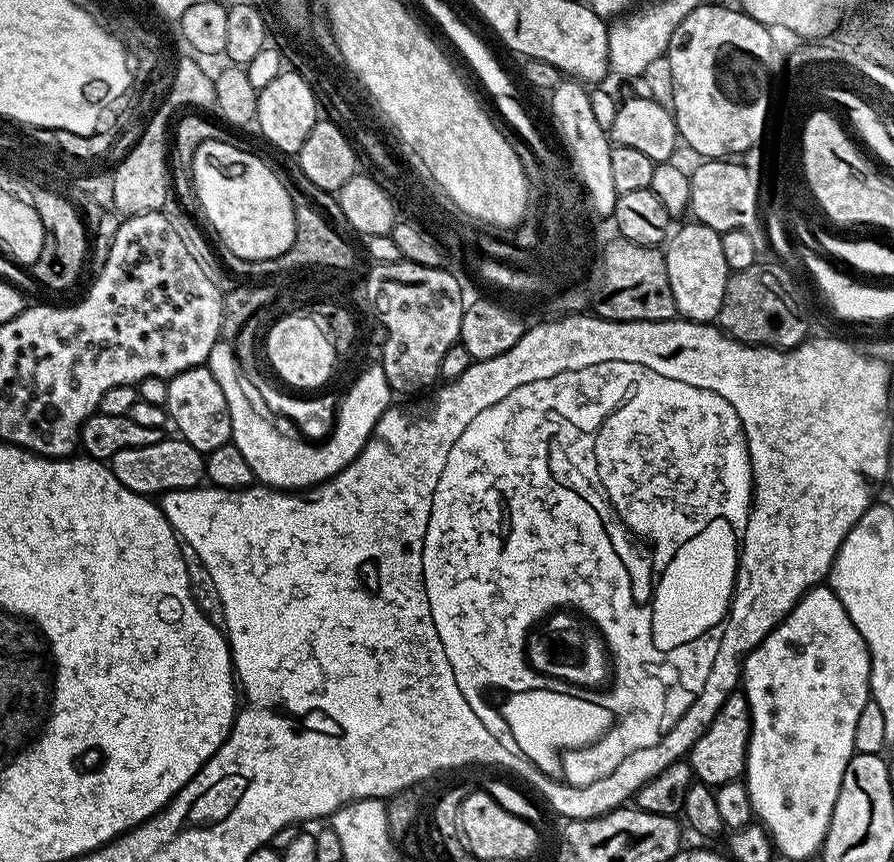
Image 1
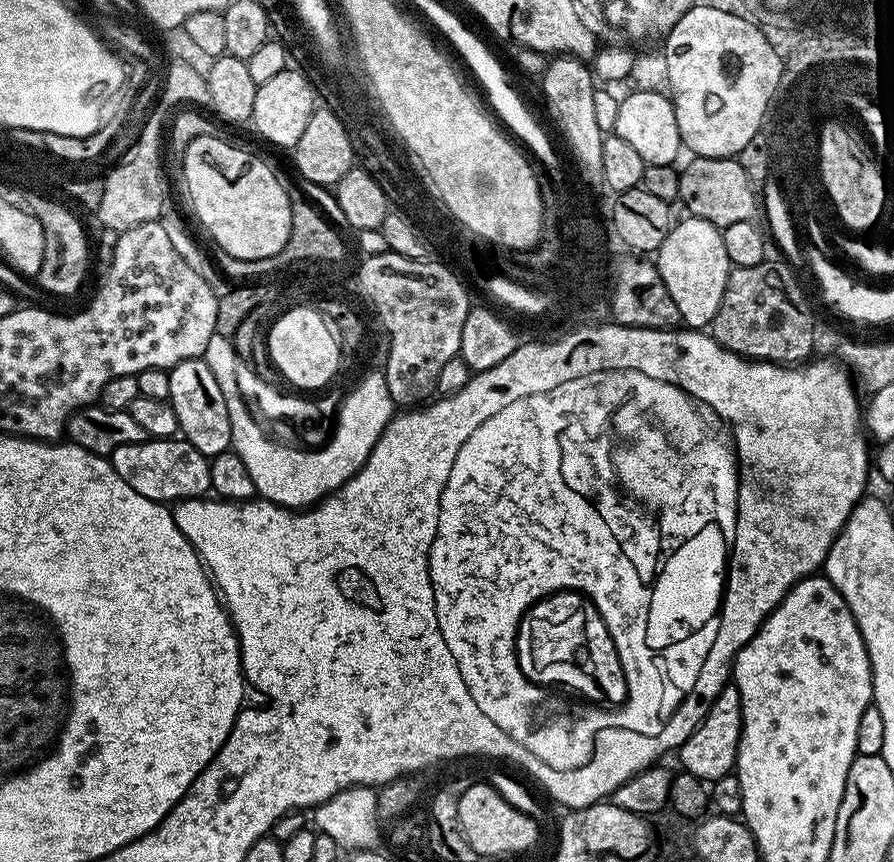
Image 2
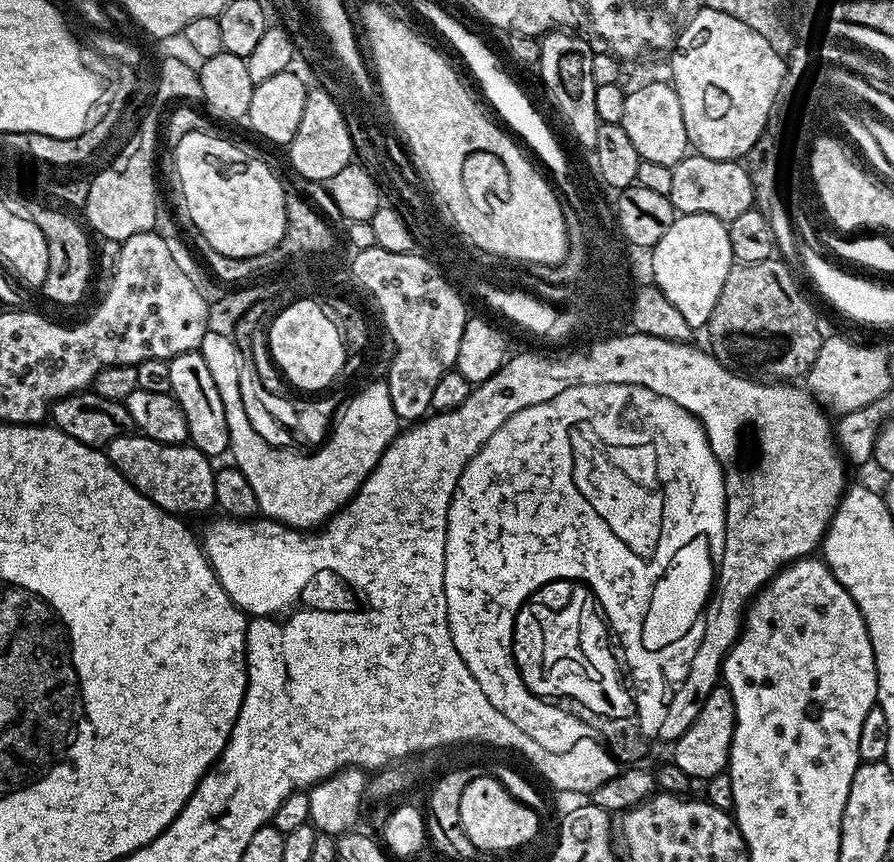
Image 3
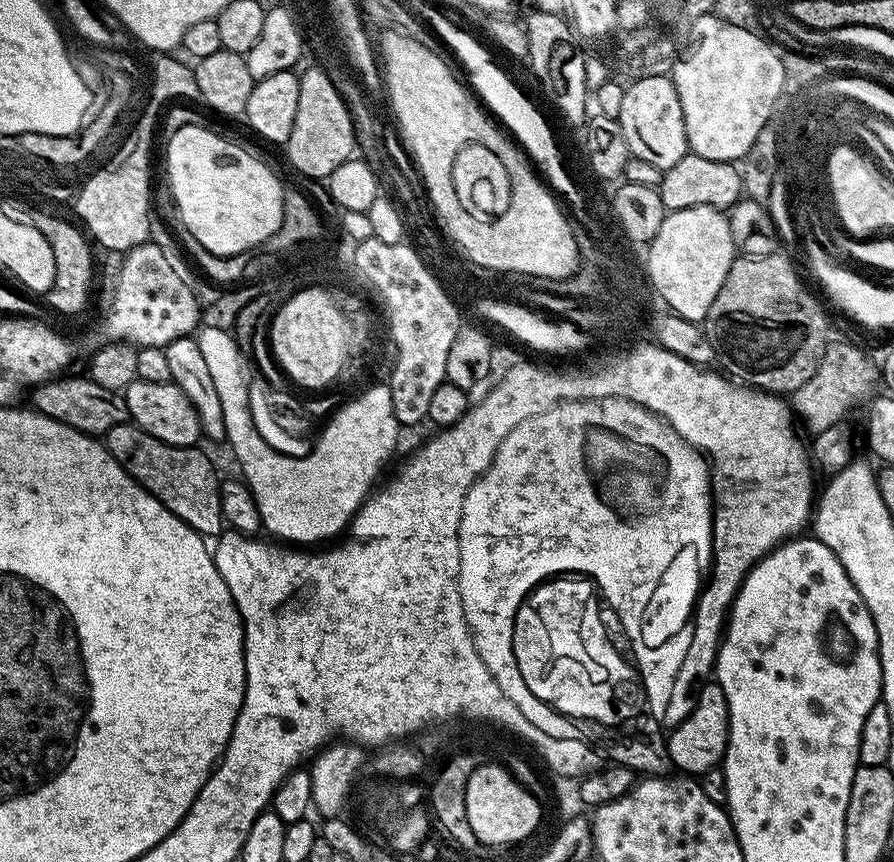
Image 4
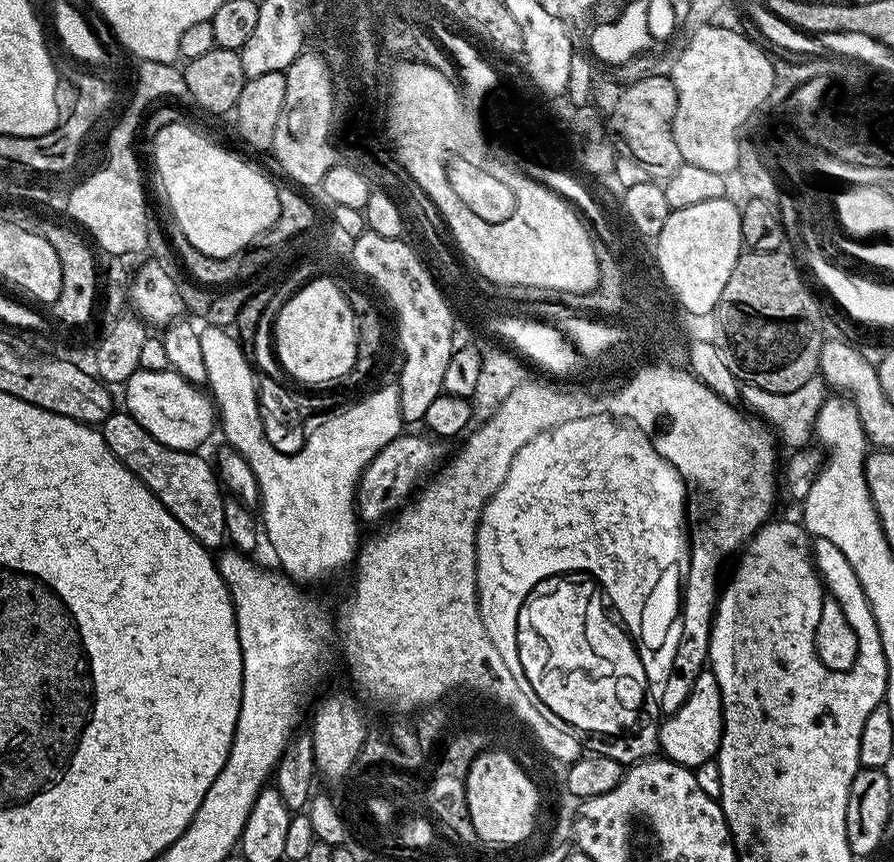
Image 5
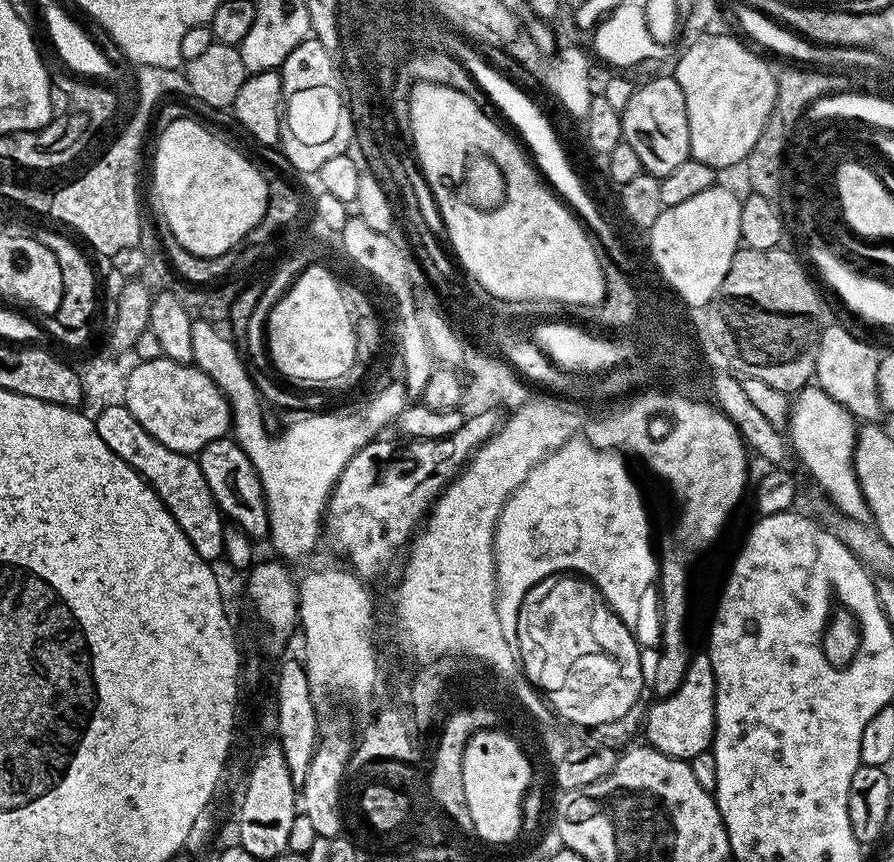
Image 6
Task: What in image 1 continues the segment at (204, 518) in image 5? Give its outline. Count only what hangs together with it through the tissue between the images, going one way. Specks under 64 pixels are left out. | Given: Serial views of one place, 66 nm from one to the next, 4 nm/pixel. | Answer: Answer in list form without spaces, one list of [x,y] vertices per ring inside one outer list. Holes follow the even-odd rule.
[[[165,438],[150,446],[118,450],[118,454],[112,456],[110,467],[122,486],[134,490],[140,496],[156,498],[165,492],[201,487],[205,479],[204,458],[205,453],[196,450],[190,442],[181,438]]]

